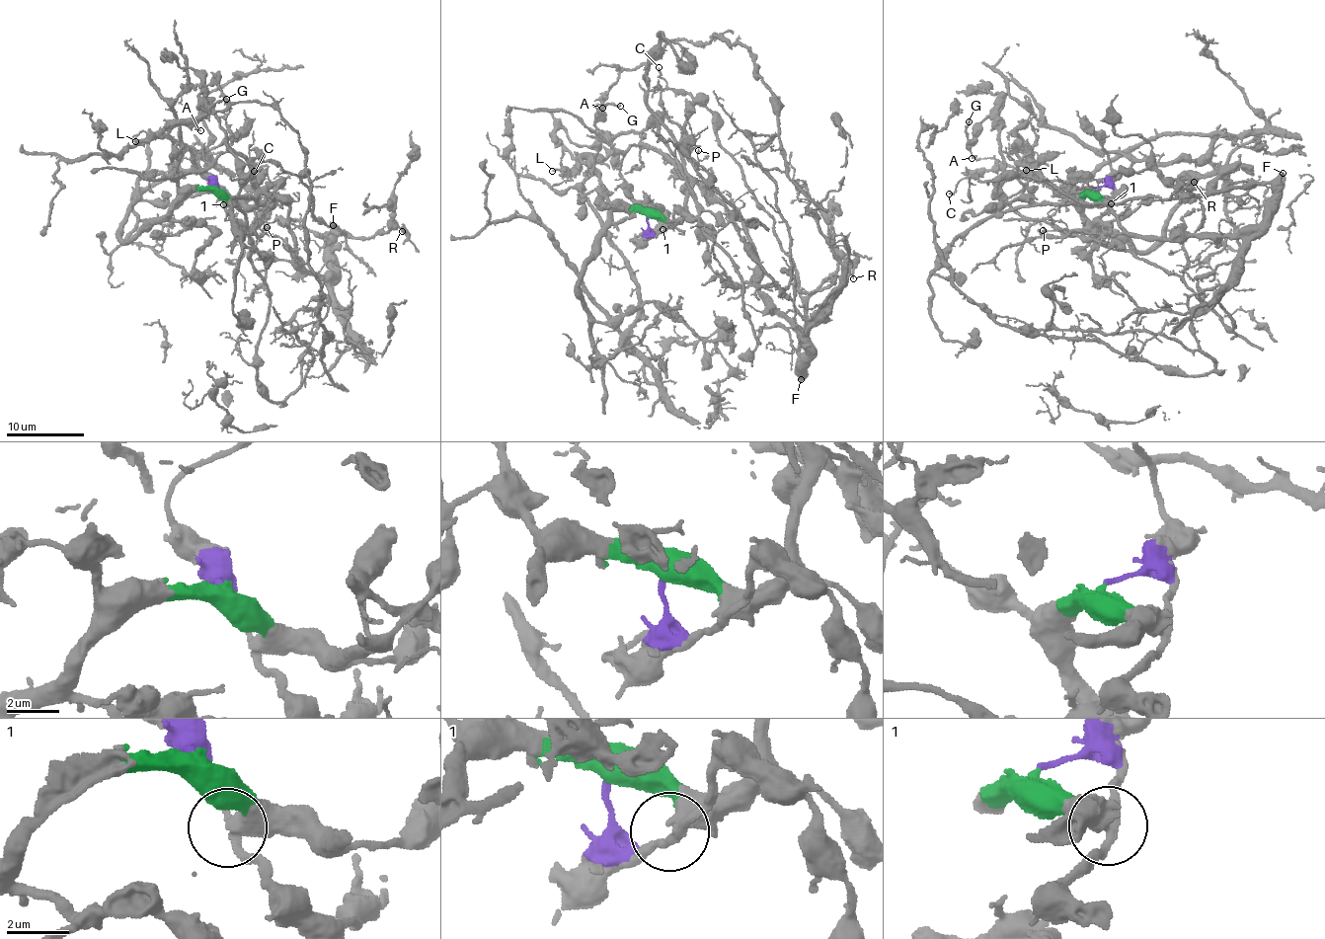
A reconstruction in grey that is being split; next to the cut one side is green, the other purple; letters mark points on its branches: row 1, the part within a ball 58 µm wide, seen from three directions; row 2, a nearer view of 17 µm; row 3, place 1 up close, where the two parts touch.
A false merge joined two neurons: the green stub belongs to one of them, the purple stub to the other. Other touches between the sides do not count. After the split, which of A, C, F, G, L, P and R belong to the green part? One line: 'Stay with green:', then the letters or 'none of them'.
Stay with green: C, F, L, P, R

